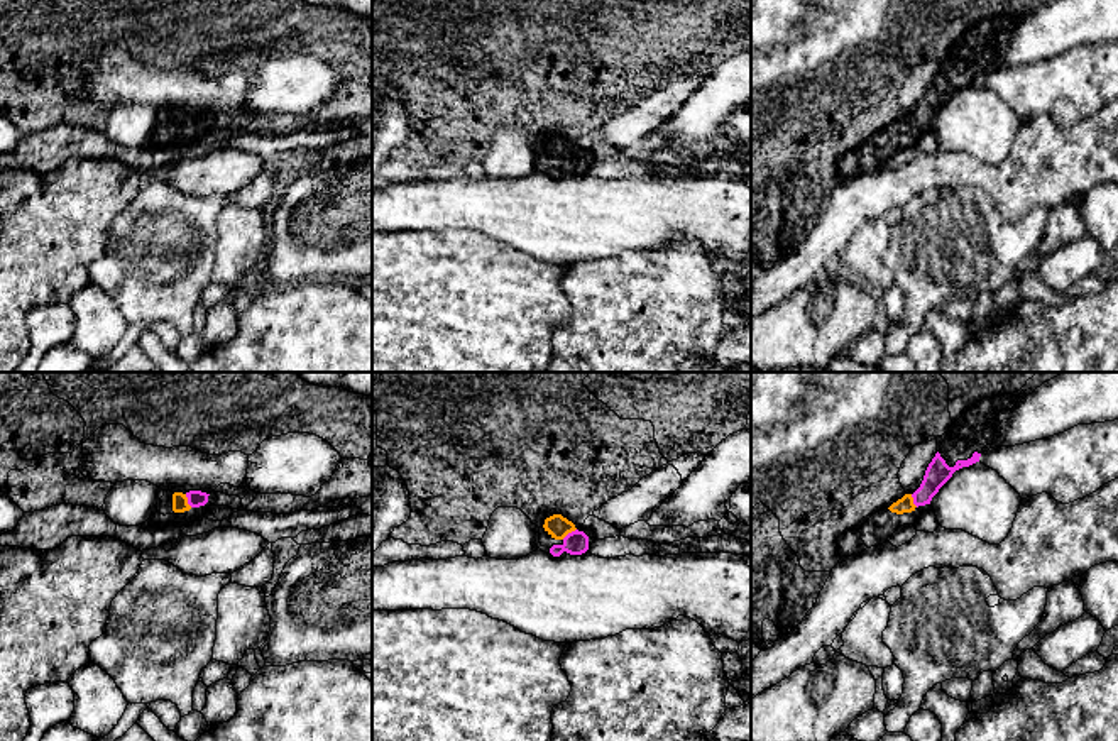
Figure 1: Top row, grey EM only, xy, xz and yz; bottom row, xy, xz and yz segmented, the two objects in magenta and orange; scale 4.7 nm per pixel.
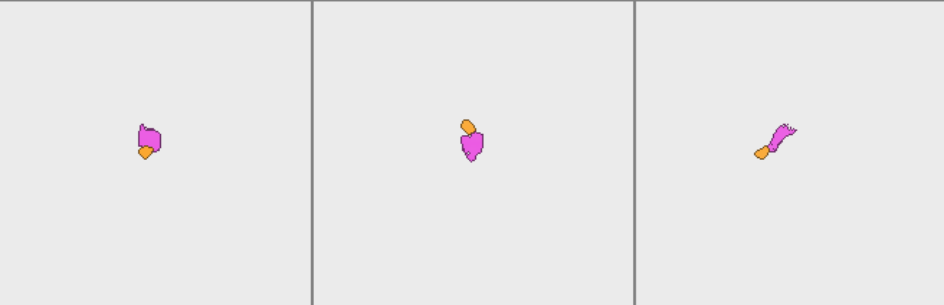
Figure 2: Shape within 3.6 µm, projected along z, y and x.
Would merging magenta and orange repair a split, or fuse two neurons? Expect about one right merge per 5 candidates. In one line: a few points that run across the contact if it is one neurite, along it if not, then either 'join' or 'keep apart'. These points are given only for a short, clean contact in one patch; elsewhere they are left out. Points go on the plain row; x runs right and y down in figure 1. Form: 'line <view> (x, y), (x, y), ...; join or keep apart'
line xz (577, 163), (569, 154), (558, 148); join

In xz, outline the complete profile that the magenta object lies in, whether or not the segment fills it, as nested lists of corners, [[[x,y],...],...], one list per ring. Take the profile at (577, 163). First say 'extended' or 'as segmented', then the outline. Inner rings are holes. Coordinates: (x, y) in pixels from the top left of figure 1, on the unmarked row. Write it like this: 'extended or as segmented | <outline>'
extended | [[[562,135],[546,139],[543,149],[551,159],[563,162],[562,166],[553,166],[550,169],[553,178],[560,178],[563,173],[582,176],[589,171],[589,157],[584,152],[578,152],[575,145]]]

